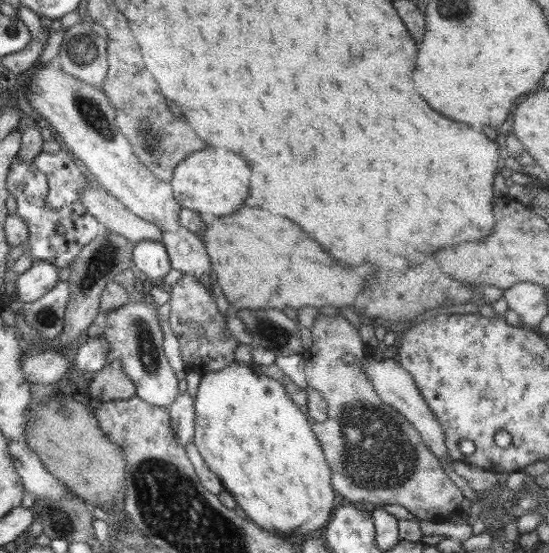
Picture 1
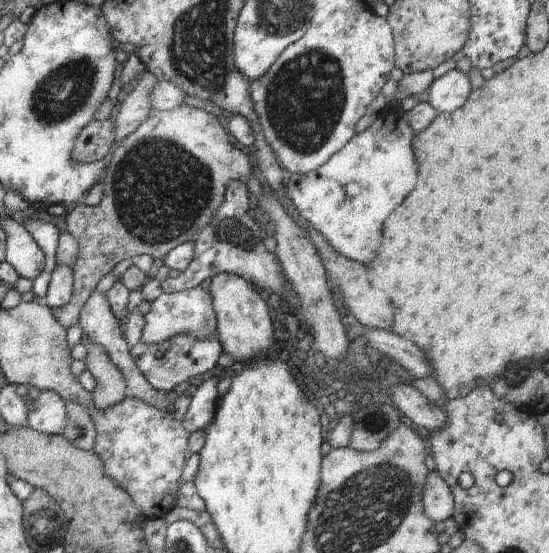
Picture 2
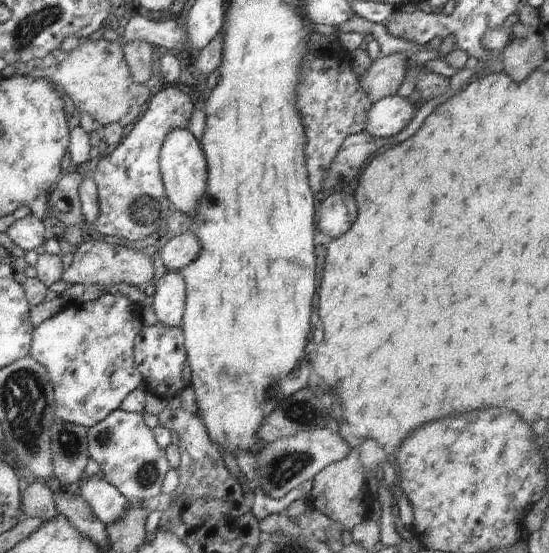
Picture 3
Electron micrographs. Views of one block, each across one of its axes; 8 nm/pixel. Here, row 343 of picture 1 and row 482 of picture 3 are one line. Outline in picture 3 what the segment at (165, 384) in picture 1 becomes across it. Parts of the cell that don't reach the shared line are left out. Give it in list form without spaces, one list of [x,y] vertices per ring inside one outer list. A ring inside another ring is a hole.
[[[112,411],[104,420],[87,429],[87,451],[102,472],[103,479],[114,485],[129,501],[156,498],[162,493],[164,478],[171,469],[165,451],[154,440],[152,430],[144,423],[144,415]]]

